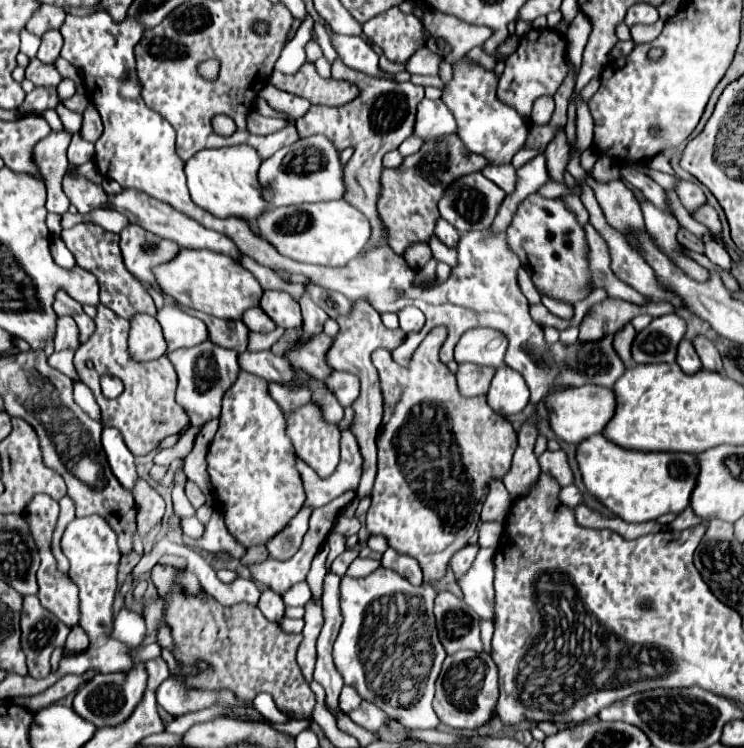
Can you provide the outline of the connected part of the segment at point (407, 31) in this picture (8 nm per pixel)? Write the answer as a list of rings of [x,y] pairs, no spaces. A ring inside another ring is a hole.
[[[397,7],[381,13],[363,25],[363,33],[397,63],[405,63],[423,45],[423,25],[415,15],[405,15]]]

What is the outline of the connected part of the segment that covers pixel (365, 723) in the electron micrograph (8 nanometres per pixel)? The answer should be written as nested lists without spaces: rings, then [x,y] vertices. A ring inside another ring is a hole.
[[[361,701],[361,705],[355,711],[351,711],[349,717],[357,725],[361,725],[369,731],[377,731],[377,729],[385,727],[391,721],[391,717],[385,715],[385,711],[381,711],[375,703],[369,703],[369,701]]]

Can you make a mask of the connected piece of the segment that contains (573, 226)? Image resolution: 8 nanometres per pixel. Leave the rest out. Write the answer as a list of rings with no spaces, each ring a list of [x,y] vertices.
[[[539,193],[529,195],[513,215],[507,227],[509,247],[519,255],[521,265],[531,275],[539,293],[547,293],[553,299],[575,305],[585,299],[589,289],[589,269],[587,253],[589,245],[583,227],[577,223],[575,215],[559,199],[545,199]]]

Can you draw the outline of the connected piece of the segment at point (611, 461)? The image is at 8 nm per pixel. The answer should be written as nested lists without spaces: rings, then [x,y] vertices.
[[[591,435],[577,447],[577,463],[583,485],[611,513],[627,523],[643,523],[665,513],[681,513],[697,479],[697,463],[689,453],[643,453],[609,443],[603,435]]]

